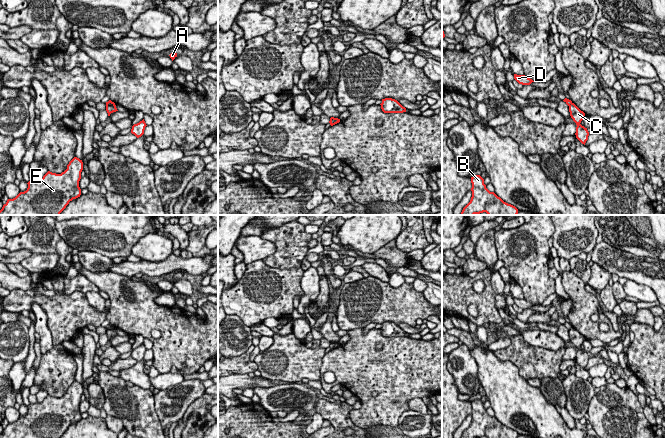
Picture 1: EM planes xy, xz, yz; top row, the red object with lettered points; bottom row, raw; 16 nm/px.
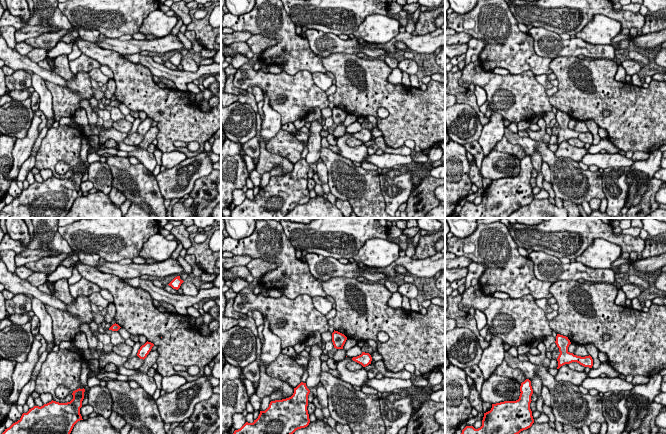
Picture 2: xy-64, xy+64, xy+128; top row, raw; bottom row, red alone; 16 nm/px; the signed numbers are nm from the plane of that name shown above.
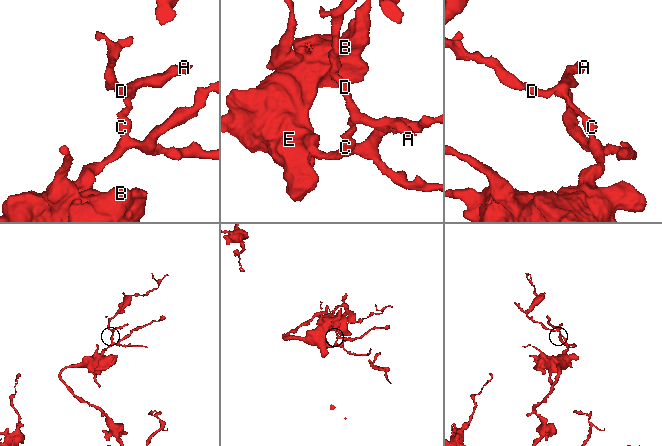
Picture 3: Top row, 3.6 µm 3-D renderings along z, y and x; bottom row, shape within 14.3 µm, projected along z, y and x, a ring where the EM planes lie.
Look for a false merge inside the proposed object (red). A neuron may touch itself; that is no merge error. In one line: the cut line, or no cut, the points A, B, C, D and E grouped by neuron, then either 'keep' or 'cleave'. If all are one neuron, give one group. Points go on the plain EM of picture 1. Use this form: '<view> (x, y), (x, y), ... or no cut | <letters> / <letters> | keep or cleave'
xy (114, 327), (106, 329) | A D / B C E | cleave

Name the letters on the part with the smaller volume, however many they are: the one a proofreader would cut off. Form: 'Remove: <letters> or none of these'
Remove: A, D

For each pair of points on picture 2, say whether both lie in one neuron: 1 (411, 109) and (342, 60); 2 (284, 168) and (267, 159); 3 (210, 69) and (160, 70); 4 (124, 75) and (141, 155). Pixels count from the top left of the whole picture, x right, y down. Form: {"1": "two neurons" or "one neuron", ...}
{"1": "one neuron", "2": "one neuron", "3": "one neuron", "4": "two neurons"}

